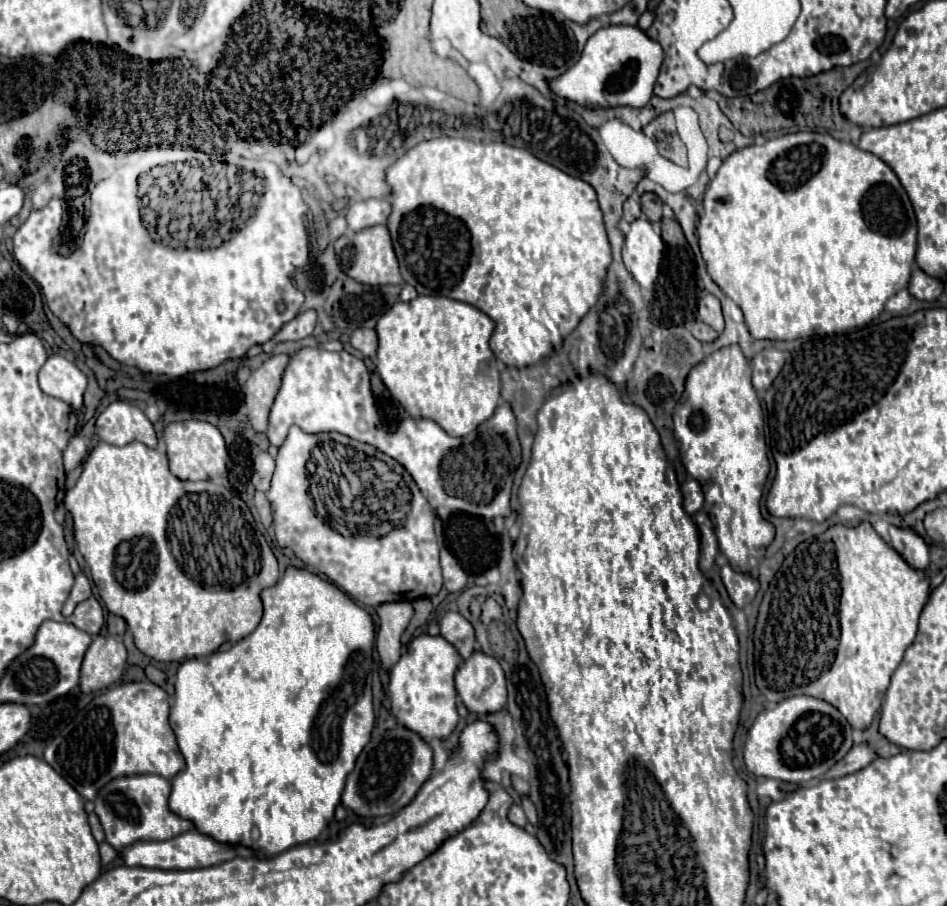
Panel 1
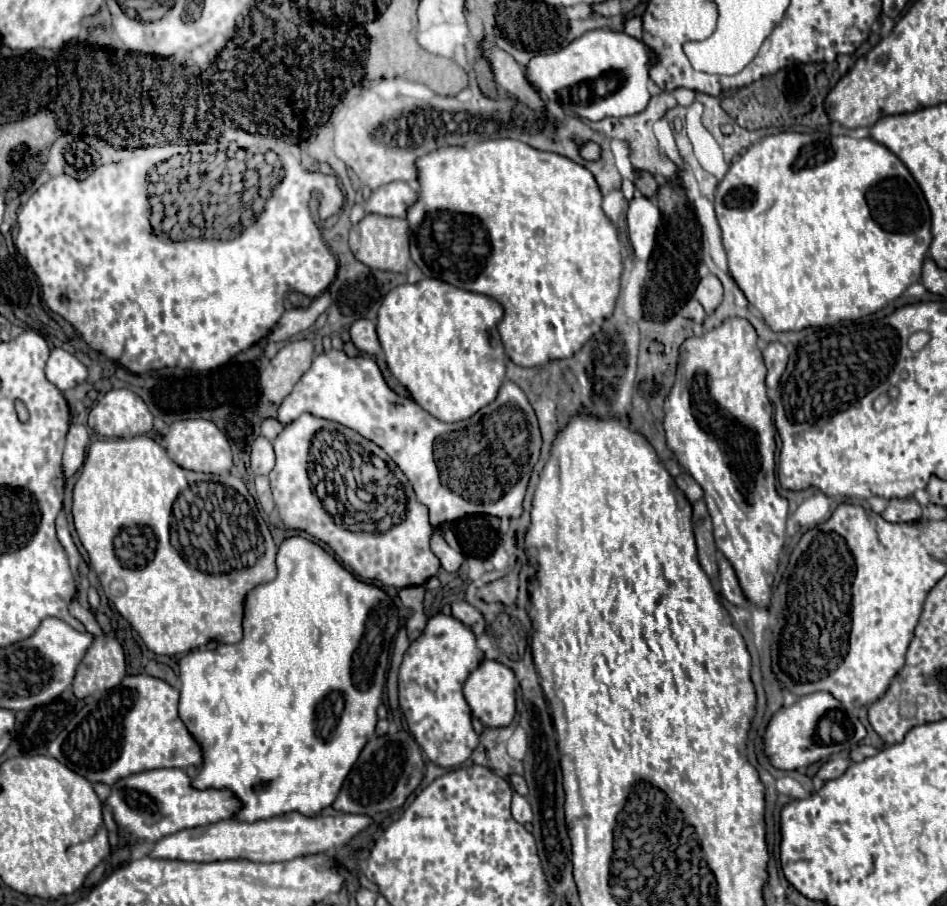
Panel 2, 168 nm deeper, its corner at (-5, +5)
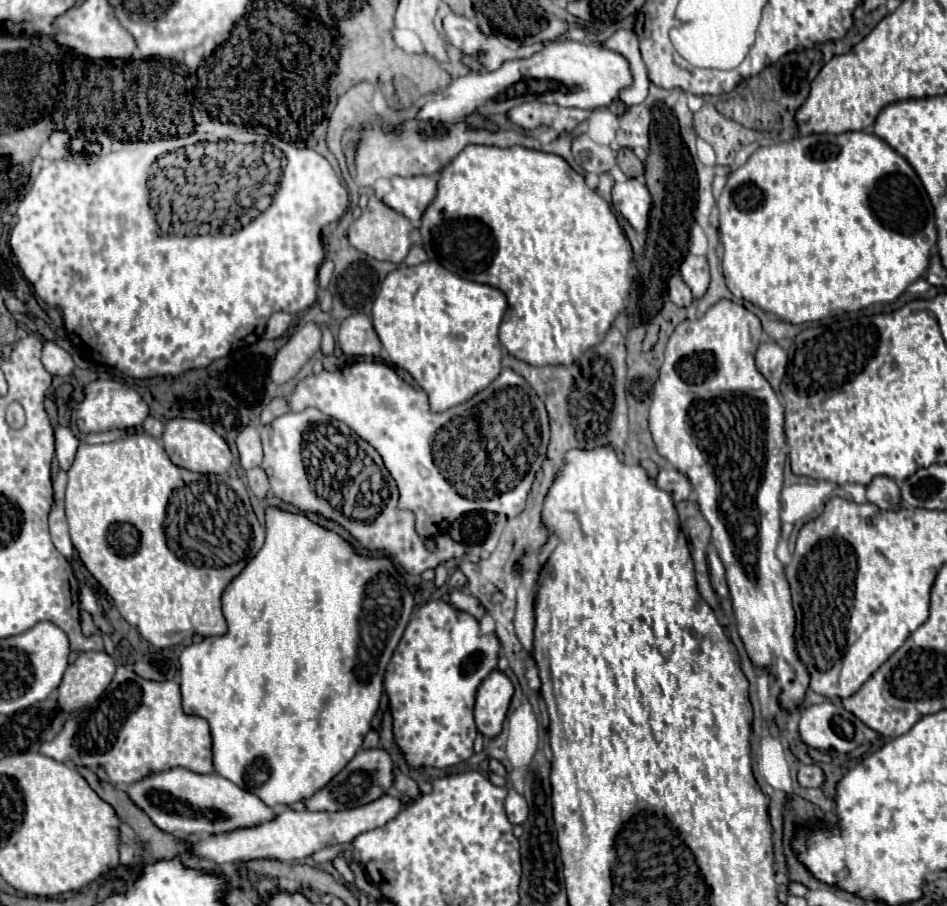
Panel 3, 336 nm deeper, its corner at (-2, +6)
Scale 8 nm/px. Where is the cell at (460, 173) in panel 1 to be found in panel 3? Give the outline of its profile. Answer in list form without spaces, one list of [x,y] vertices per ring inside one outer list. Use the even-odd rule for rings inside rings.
[[[466,146],[440,172],[438,194],[422,216],[422,238],[424,238],[424,248],[428,252],[428,258],[438,260],[442,266],[452,270],[454,274],[460,274],[466,280],[476,282],[476,278],[488,278],[488,282],[492,282],[492,286],[500,288],[506,294],[508,310],[506,310],[502,324],[500,324],[500,342],[514,358],[528,362],[532,366],[552,366],[552,364],[570,366],[572,362],[576,362],[588,348],[592,348],[604,340],[614,318],[622,312],[624,302],[630,292],[628,270],[632,264],[632,246],[630,246],[624,230],[620,228],[618,218],[610,210],[608,202],[602,196],[598,196],[592,188],[586,186],[584,176],[574,172],[570,168],[570,164],[564,162],[564,158],[560,158],[556,154],[540,154],[538,150],[528,150],[522,146],[512,146],[512,148]]]

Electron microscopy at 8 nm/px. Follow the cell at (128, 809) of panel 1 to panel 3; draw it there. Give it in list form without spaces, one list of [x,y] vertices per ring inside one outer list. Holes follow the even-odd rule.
[[[186,768],[150,774],[148,778],[124,786],[132,802],[140,806],[162,830],[180,836],[214,836],[236,828],[252,828],[276,818],[274,808],[266,806],[256,794],[238,788],[220,774],[196,774]]]

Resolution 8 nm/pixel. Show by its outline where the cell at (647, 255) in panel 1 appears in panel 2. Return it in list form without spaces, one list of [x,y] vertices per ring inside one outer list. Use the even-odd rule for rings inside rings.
[[[635,193],[635,197],[629,201],[627,225],[629,225],[631,245],[639,261],[649,261],[651,251],[655,247],[659,221],[661,215],[655,201],[643,197],[641,193]]]

